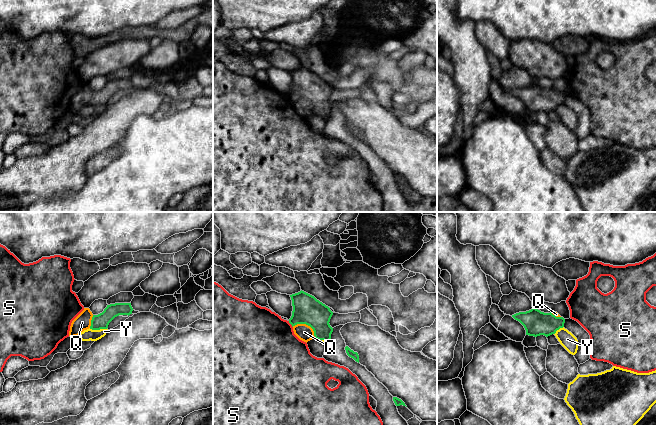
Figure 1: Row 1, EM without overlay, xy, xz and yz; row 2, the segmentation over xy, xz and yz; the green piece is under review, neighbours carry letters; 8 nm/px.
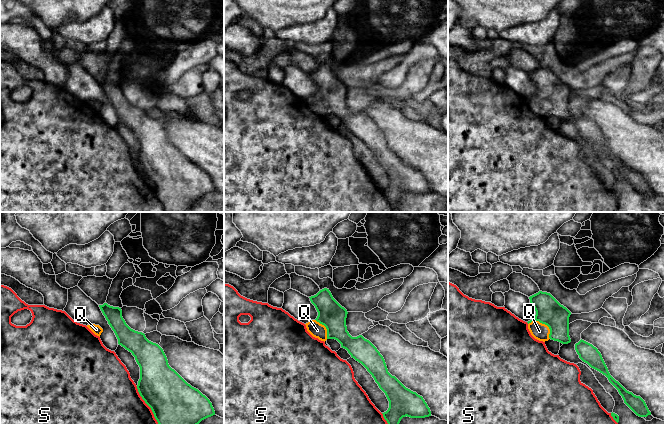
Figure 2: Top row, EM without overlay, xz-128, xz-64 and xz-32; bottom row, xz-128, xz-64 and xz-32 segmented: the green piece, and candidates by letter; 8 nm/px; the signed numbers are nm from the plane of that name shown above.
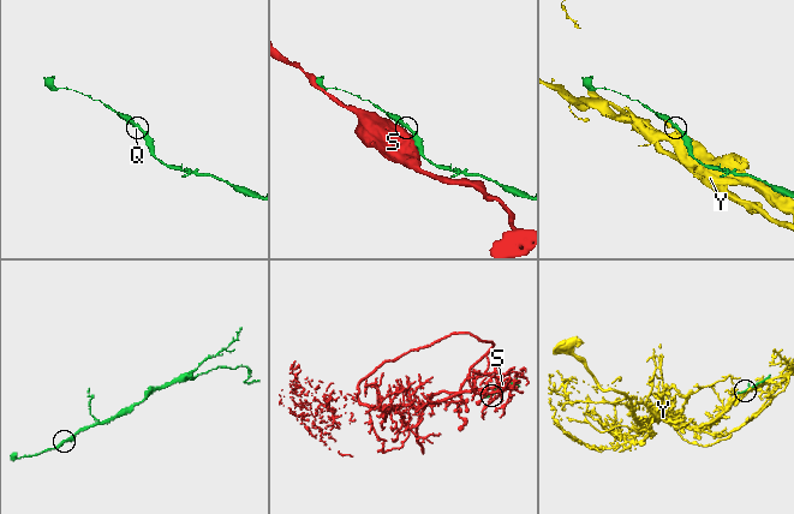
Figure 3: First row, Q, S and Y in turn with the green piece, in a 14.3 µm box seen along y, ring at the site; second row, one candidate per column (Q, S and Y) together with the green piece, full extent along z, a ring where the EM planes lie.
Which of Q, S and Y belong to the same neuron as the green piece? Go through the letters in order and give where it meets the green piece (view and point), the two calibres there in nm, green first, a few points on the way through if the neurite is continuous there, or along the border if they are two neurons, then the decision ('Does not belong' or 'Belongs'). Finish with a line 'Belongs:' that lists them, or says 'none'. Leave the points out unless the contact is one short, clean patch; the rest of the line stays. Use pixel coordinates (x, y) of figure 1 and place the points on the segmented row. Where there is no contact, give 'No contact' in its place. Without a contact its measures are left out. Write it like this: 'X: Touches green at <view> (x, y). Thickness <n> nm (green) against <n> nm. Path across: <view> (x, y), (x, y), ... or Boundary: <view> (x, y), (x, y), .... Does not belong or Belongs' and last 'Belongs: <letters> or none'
Q: Touches green at xz (306, 324). Thickness 220 nm (green) against 130 nm. Path across: xz (308, 310), (306, 324), (304, 332). Belongs
S: Touches green at xz (290, 323). Thickness 220 nm (green) against 480 nm. Does not belong
Y: Touches green at xy (98, 329). Thickness 130 nm (green) against 90 nm. Does not belong
Belongs: Q

